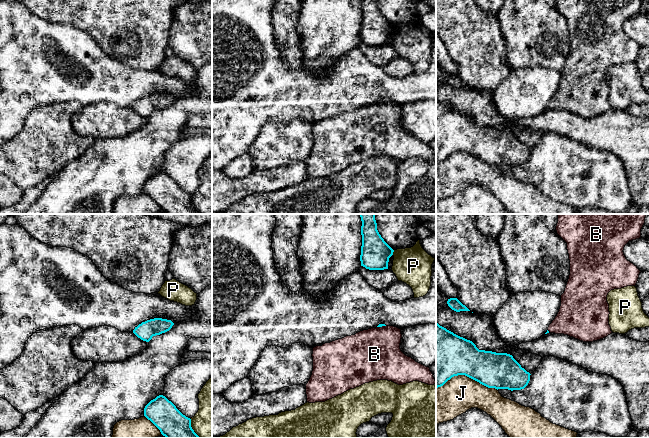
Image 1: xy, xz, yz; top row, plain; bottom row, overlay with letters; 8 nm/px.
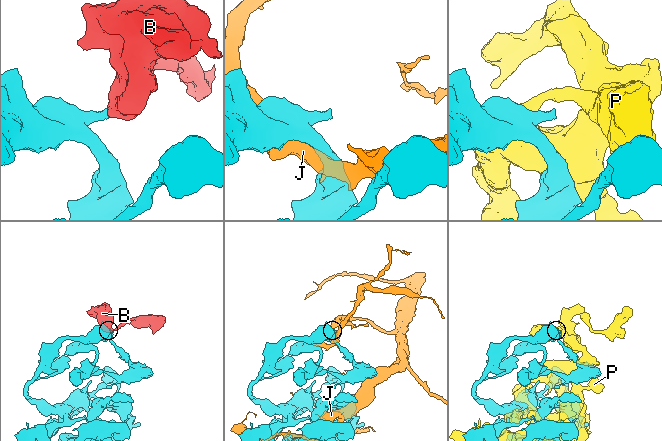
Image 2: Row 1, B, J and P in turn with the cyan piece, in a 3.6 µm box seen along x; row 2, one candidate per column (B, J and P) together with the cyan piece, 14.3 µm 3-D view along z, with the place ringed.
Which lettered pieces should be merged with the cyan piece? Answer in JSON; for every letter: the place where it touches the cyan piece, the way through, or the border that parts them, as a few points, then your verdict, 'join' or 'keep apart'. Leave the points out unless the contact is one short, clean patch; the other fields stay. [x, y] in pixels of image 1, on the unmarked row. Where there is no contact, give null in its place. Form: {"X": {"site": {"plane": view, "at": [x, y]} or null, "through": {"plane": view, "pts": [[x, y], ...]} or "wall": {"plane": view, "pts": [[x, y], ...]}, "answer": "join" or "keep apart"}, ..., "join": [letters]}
{"B": {"site": {"plane": "xz", "at": [381, 102]}, "through": {"plane": "xz", "pts": [[380, 101], [381, 102], [381, 120], [374, 130]]}, "answer": "join"}, "J": {"site": {"plane": "yz", "at": [467, 152]}, "answer": "keep apart"}, "P": {"site": {"plane": "xz", "at": [393, 27]}, "answer": "keep apart"}, "join": ["B"]}

